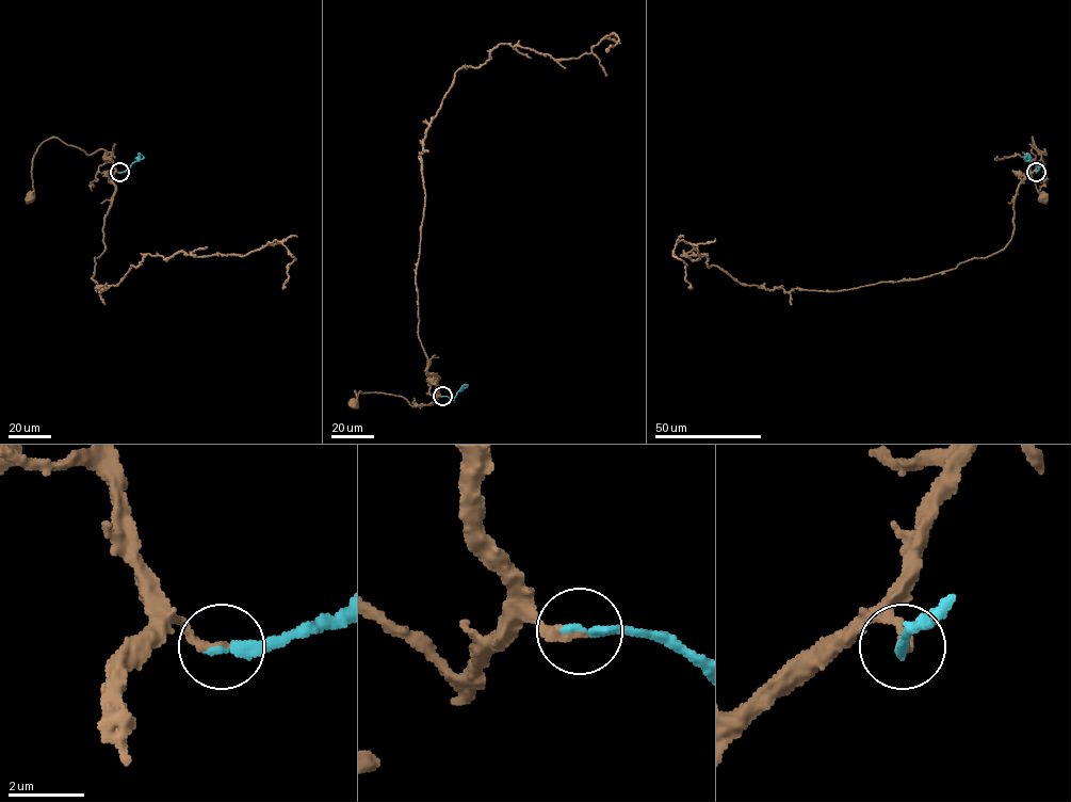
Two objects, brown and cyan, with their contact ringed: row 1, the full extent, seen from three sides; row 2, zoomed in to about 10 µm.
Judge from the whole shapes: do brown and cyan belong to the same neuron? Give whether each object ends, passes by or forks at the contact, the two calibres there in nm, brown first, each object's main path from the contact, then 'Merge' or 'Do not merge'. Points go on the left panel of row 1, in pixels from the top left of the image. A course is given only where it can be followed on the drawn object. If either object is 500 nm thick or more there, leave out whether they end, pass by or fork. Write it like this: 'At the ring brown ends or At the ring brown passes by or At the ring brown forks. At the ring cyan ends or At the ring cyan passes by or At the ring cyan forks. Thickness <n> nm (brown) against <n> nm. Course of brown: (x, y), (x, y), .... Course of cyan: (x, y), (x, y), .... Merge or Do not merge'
At the ring brown ends. At the ring cyan ends. Thickness 280 nm (brown) against 280 nm. Course of brown: (119, 172), (106, 150), (97, 149), (88, 155), (55, 138), (49, 138), (33, 156), (33, 191), (29, 197). Course of cyan: (119, 172), (125, 172), (140, 155). Merge

